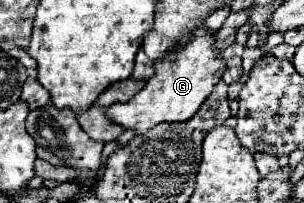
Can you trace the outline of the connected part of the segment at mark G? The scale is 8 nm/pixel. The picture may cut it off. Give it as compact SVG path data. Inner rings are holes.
M204 23L190 33L190 41L182 49L168 51L168 55L156 61L156 65L160 67L138 95L134 95L128 103L116 103L106 111L106 115L114 123L126 129L134 129L138 135L146 133L162 121L188 121L208 99L214 85L222 79L226 71L226 61L222 53L214 51L214 31L208 31Z

